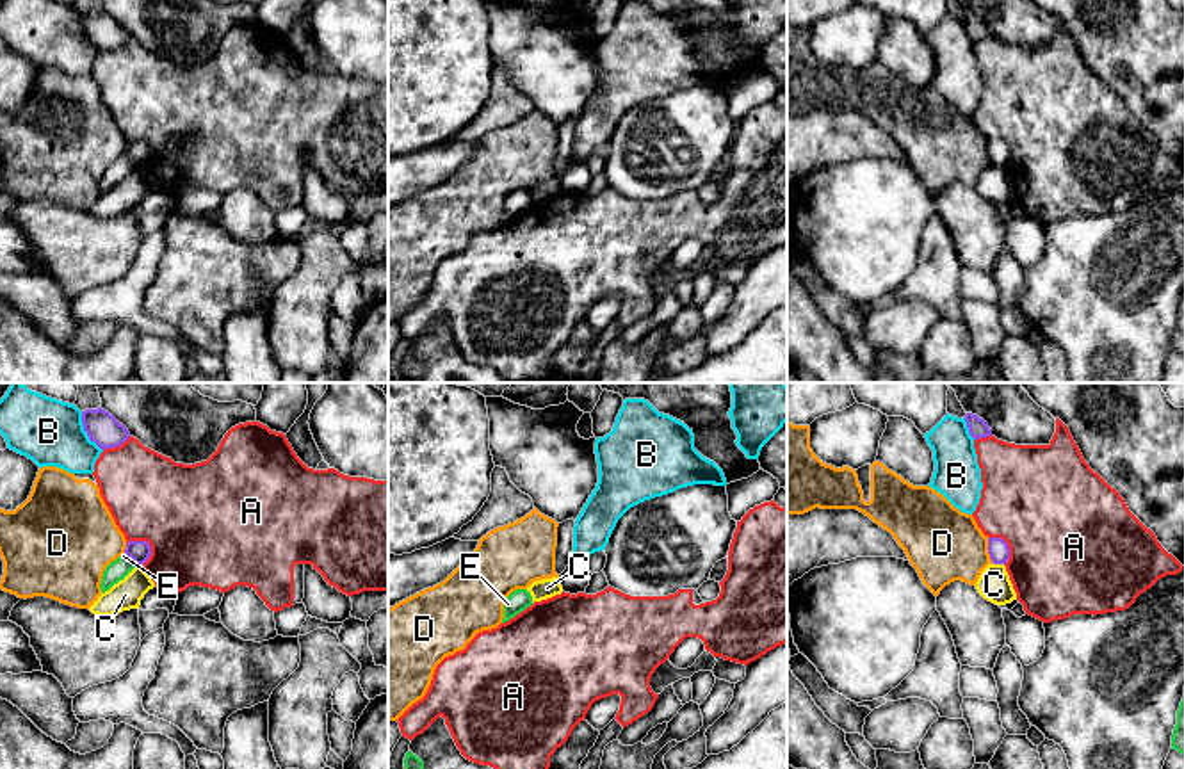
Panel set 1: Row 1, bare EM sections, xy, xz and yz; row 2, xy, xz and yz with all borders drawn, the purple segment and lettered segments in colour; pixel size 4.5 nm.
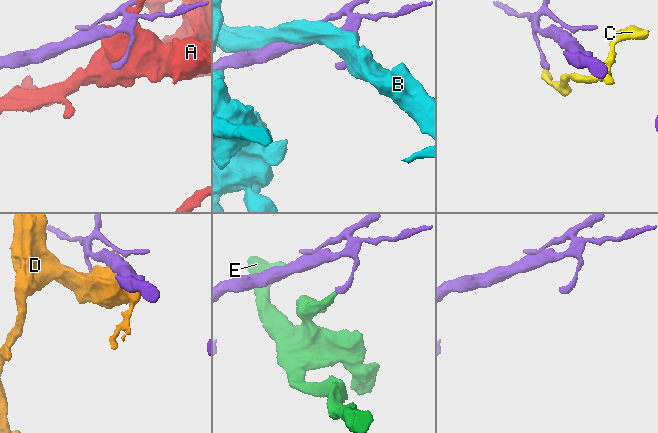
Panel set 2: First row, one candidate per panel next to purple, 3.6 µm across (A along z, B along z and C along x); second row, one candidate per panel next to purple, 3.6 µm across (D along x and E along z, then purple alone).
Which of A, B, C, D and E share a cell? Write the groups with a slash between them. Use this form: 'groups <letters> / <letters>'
groups A / B / C / D / E

